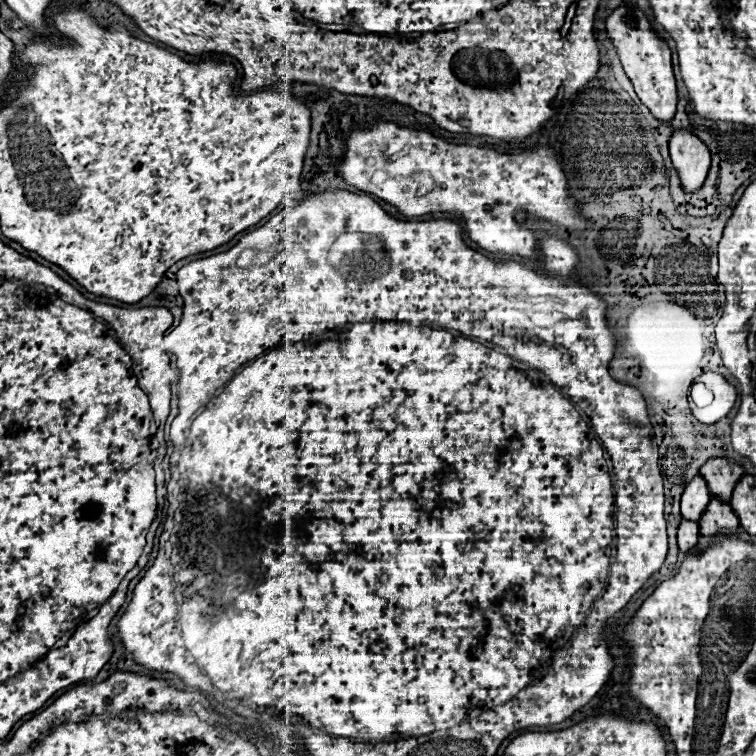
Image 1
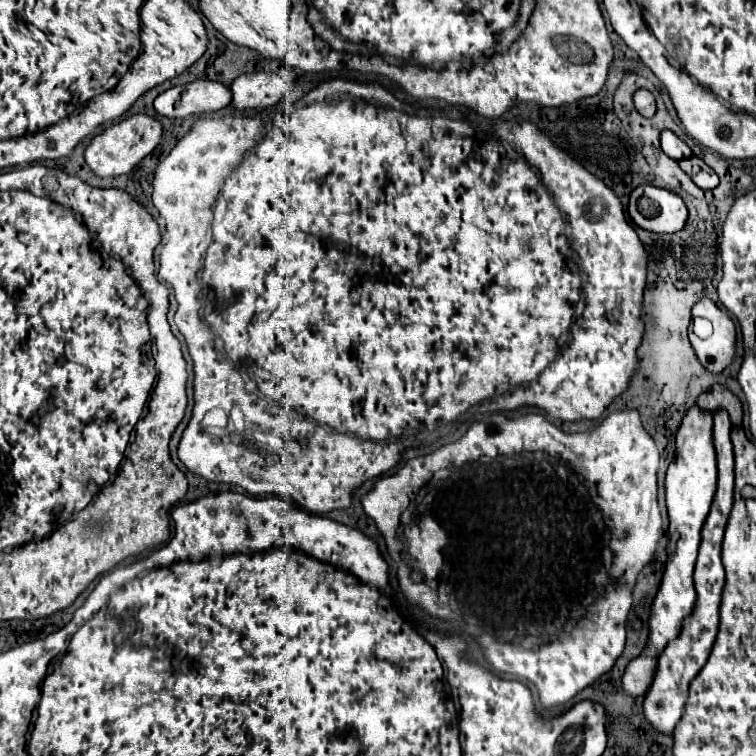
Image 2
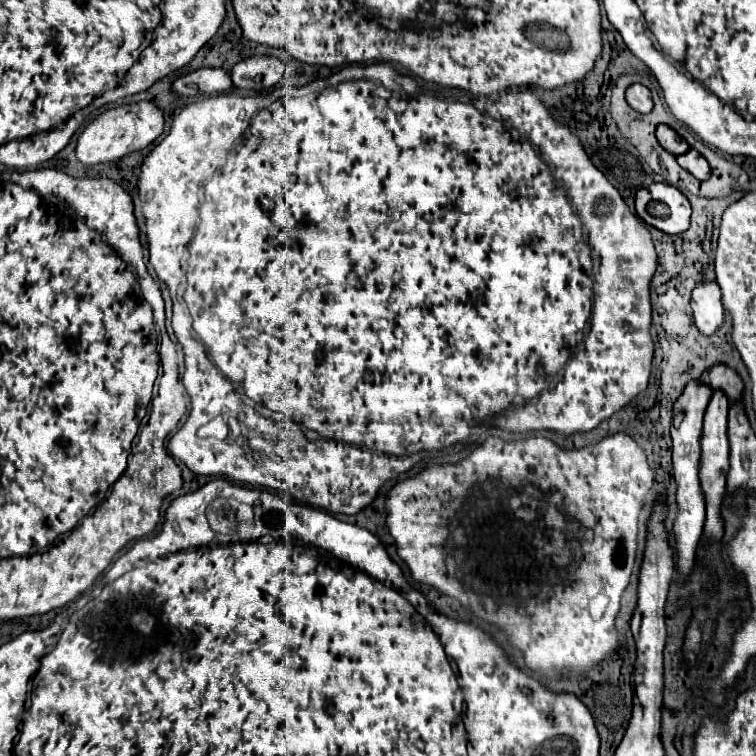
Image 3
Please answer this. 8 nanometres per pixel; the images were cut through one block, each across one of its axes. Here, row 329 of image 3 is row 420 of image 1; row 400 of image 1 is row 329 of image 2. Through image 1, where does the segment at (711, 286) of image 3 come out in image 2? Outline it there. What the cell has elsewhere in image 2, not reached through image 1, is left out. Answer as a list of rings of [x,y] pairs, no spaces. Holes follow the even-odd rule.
[[[702,298],[692,308],[692,318],[702,316],[712,322],[712,334],[702,340],[690,332],[690,342],[696,350],[698,360],[710,372],[722,372],[734,358],[736,326],[726,310],[718,308],[710,298]]]

